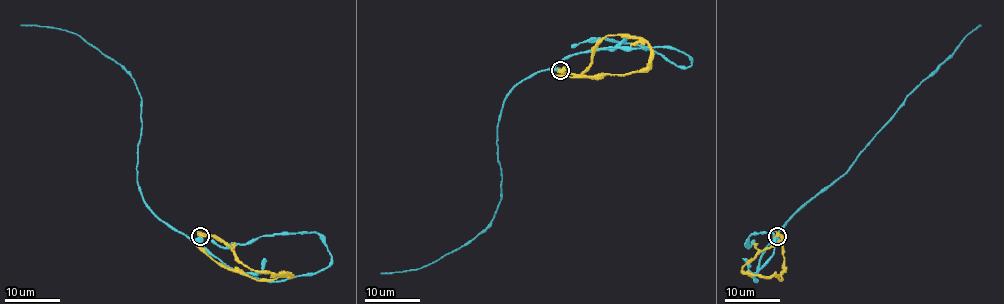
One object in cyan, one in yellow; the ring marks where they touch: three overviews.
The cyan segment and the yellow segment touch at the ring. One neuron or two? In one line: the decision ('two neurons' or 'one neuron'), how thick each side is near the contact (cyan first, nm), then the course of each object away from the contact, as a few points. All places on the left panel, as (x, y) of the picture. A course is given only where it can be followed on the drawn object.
two neurons; 600 nm thick on the cyan side, 700 nm on the other; cyan runs (200, 236), (189, 239), (170, 228), (143, 201), (136, 168), (140, 96), (132, 78), (74, 33), (21, 25); yellow runs (200, 236), (211, 235), (220, 239), (250, 268), (290, 277), (253, 279), (221, 267), (193, 243)

